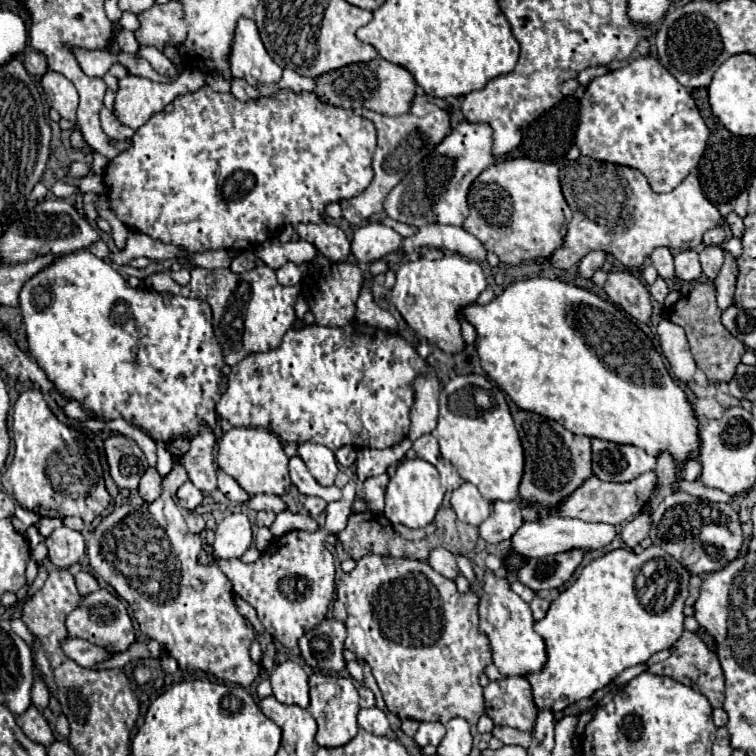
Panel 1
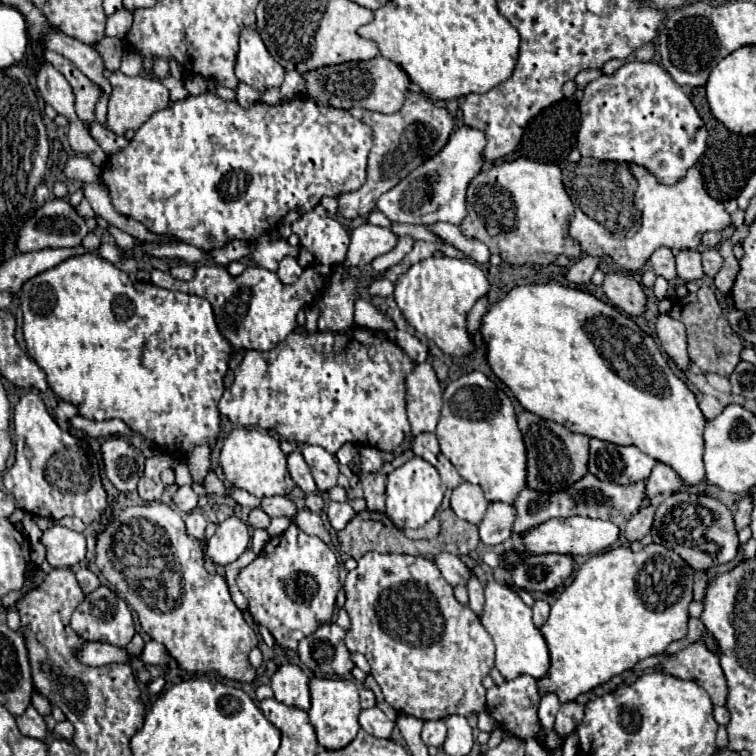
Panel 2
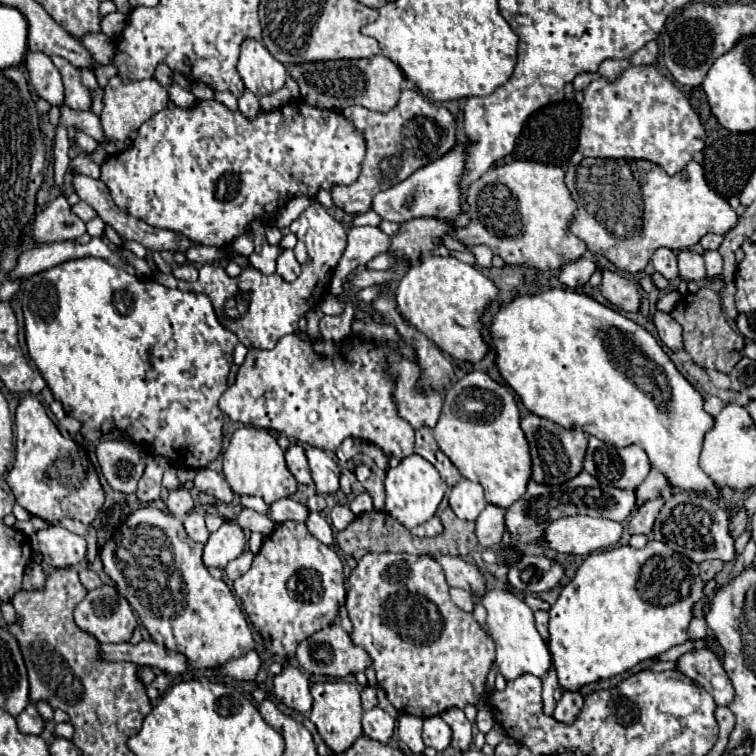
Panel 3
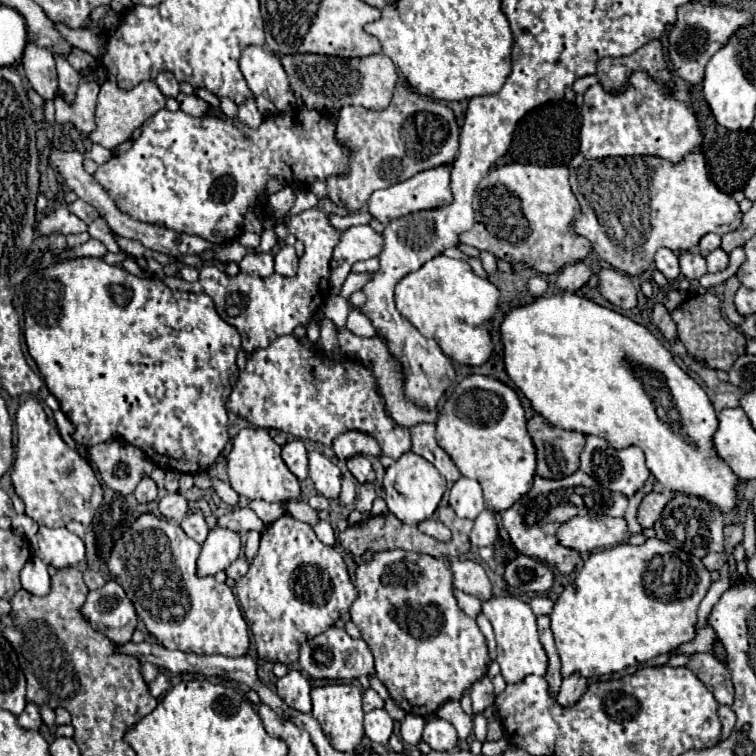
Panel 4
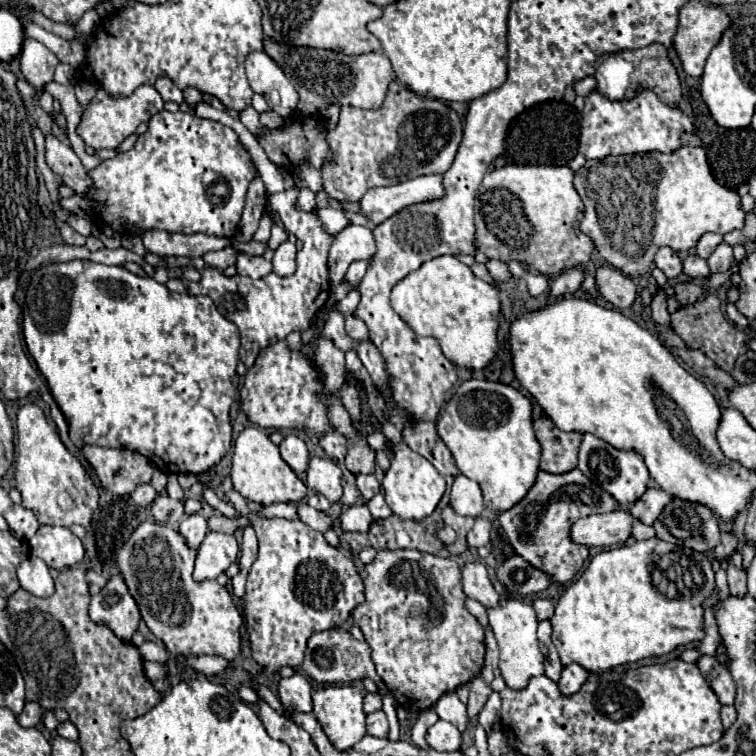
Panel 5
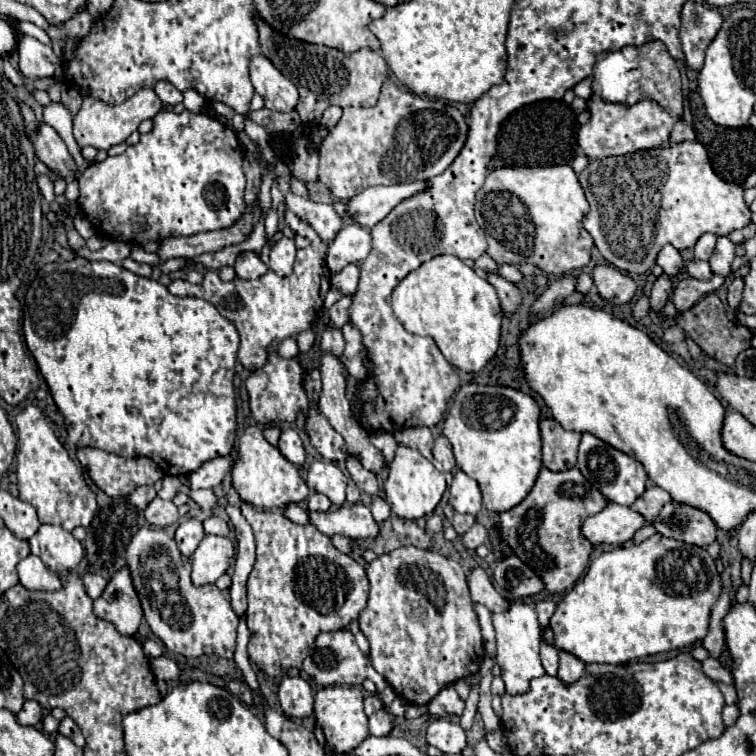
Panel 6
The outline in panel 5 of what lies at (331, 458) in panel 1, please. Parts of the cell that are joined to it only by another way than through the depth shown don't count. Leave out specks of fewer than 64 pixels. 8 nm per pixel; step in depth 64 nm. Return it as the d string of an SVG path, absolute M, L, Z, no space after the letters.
M310 458L306 470L308 488L324 494L330 502L338 502L342 498L342 470L328 458Z

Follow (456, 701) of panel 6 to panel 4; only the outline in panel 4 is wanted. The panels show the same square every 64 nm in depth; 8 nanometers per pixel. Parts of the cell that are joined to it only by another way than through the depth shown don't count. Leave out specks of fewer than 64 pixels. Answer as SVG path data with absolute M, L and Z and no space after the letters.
M450 700L448 704L444 704L444 708L440 708L440 712L436 712L436 716L442 720L448 720L456 728L458 740L468 740L472 730L472 718L460 708L460 702Z

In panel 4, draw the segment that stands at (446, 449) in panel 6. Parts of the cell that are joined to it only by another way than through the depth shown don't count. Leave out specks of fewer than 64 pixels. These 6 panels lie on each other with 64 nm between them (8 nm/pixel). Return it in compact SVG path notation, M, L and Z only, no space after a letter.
M436 448L436 452L434 452L434 466L438 468L438 472L440 472L448 482L456 482L456 480L460 478L458 468L454 466L454 462L450 460L450 456L448 456L442 448Z

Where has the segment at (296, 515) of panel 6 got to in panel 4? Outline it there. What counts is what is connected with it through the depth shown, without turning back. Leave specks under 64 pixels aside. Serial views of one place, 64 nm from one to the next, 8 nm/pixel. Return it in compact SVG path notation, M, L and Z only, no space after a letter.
M250 500L250 508L262 518L262 520L268 520L268 522L274 522L276 518L280 518L280 512L282 512L282 506L280 504L268 504L264 500Z

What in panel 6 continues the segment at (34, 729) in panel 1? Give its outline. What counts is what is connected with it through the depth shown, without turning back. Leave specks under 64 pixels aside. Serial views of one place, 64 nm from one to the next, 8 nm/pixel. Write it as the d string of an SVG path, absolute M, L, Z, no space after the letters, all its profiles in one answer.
M26 700L24 702L24 708L16 714L16 718L18 718L18 722L22 726L36 726L42 720L42 716L44 716L42 706L36 704L34 700Z

